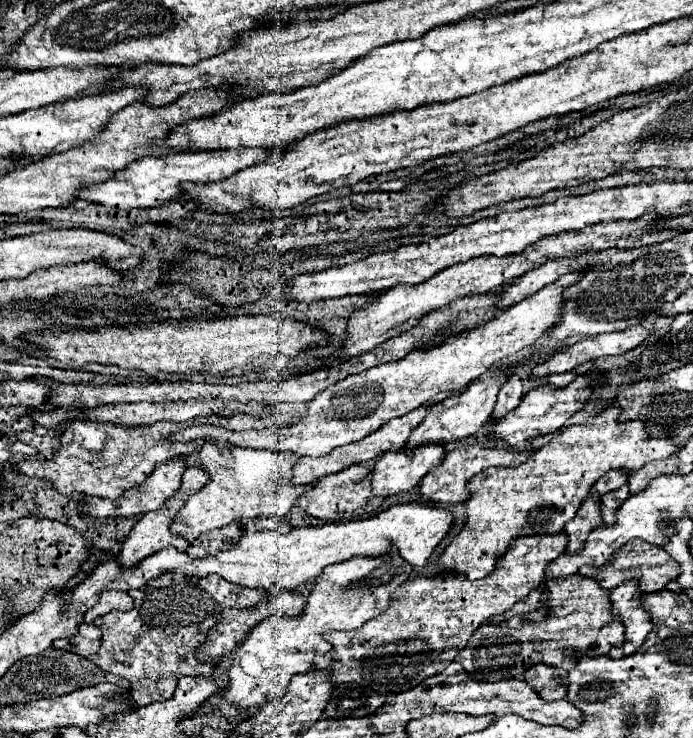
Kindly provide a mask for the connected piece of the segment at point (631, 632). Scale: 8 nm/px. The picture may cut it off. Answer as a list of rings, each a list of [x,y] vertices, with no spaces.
[[[628,628],[626,630],[626,642],[624,642],[624,646],[612,648],[608,656],[612,660],[624,658],[624,656],[632,656],[642,646],[642,642],[646,640],[646,636],[648,636],[648,630],[646,628]]]

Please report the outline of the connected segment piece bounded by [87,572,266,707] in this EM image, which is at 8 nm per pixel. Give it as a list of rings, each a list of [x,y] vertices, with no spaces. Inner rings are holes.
[[[164,572],[164,576],[150,580],[146,588],[128,594],[134,598],[134,608],[130,612],[112,610],[94,620],[101,630],[102,644],[94,656],[87,658],[104,672],[128,678],[138,707],[168,700],[182,676],[212,676],[214,668],[200,664],[194,650],[206,642],[206,634],[218,624],[222,610],[232,606],[254,608],[266,598],[260,590],[220,580],[220,576],[190,578],[174,572]],[[252,594],[256,594],[256,598]]]

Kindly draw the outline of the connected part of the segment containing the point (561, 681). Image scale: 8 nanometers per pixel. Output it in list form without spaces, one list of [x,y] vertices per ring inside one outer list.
[[[534,664],[534,668],[524,670],[522,680],[526,684],[532,684],[544,700],[558,700],[566,698],[566,684],[568,684],[568,672],[558,666],[546,666],[546,664]]]

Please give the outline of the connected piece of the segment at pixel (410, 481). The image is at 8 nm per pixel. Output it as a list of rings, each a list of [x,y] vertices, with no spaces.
[[[424,444],[414,454],[404,450],[388,452],[372,470],[372,492],[374,496],[388,498],[412,490],[432,468],[440,466],[444,450],[438,444]]]

